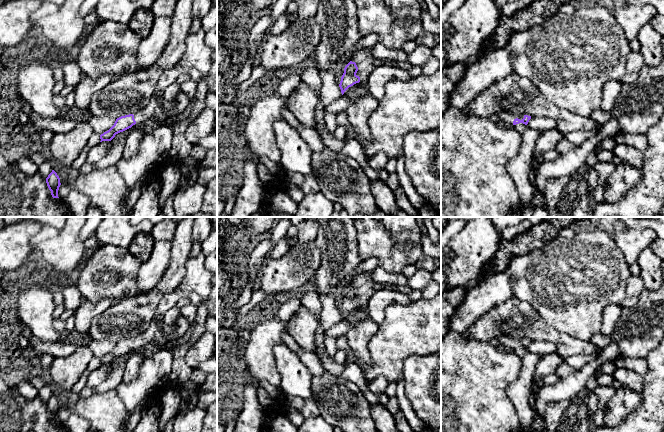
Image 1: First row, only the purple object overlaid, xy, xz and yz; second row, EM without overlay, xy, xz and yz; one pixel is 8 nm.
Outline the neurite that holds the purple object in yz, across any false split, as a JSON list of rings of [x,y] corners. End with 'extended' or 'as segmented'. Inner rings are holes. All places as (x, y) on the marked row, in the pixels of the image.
[[[501,112],[498,114],[498,116],[500,117],[502,121],[510,125],[516,125],[519,123],[523,123],[527,125],[529,120],[531,119],[531,116],[514,114],[510,112]]]; extended

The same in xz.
[[[364,48],[356,52],[351,61],[345,66],[339,87],[342,95],[351,86],[367,80],[373,70],[380,64],[393,67],[393,60],[378,60],[372,55],[372,48]]]; extended

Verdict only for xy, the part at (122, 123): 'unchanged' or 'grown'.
grown

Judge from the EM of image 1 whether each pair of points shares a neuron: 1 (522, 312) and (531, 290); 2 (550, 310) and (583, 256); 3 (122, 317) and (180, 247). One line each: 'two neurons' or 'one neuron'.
1: two neurons
2: one neuron
3: one neuron

